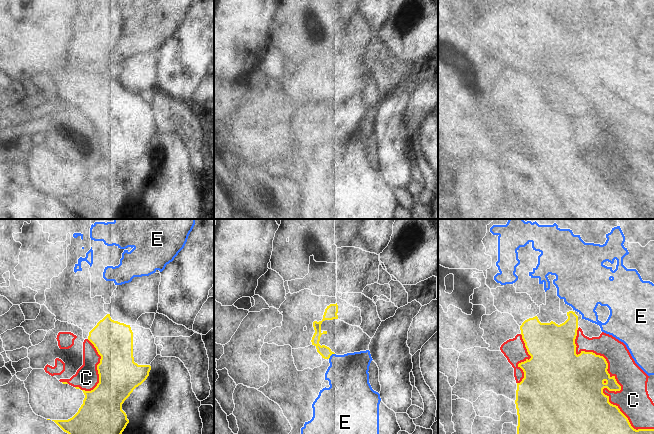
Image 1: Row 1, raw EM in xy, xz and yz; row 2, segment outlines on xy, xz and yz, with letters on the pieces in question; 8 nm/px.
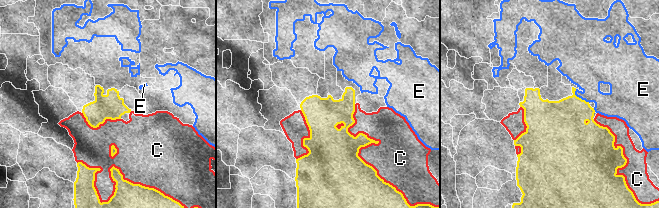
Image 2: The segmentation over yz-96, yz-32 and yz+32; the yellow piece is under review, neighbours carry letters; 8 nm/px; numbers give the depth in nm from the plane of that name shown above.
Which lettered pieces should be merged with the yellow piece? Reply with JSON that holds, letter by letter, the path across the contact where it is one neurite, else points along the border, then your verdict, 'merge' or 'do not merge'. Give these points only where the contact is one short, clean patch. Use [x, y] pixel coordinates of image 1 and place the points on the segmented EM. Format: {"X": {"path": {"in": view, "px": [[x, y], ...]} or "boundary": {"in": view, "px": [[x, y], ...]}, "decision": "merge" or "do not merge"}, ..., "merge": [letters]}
{"C": {"decision": "do not merge"}, "E": {"decision": "do not merge"}, "merge": []}

